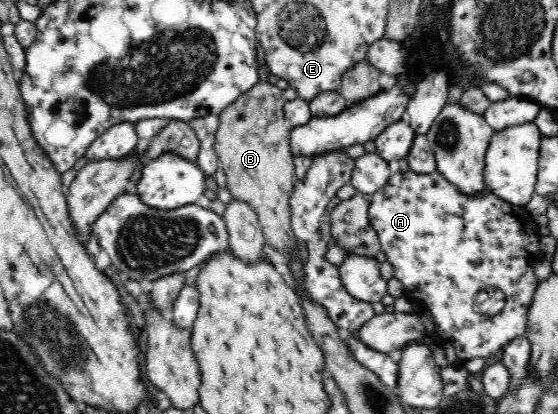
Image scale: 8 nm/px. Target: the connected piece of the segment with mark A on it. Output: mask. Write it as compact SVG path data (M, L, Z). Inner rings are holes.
M399 171L390 176L386 185L365 195L365 198L369 200L370 224L378 234L387 260L393 265L393 277L402 282L406 289L405 295L430 315L436 332L434 335L438 335L449 365L465 365L474 358L490 362L499 358L500 352L510 341L524 336L527 315L540 283L534 276L534 263L541 256L541 237L536 233L533 217L527 211L490 192L462 192L438 171ZM486 285L494 285L505 293L505 308L492 317L480 313L476 304L476 294Z

